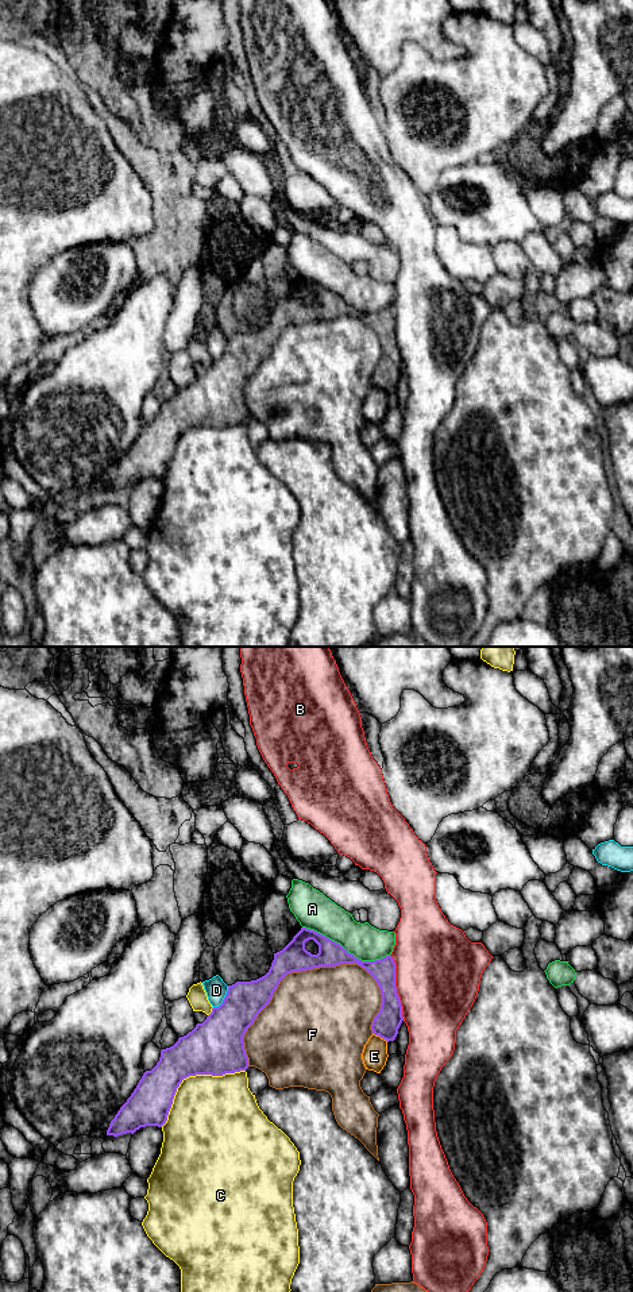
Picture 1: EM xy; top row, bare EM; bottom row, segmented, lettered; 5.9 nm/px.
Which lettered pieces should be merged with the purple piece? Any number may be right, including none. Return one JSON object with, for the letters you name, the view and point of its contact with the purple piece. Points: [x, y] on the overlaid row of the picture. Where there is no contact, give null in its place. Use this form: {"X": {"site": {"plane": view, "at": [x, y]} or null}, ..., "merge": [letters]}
{"merge": []}

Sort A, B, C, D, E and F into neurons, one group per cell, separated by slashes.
A / B / C / D / E / F

